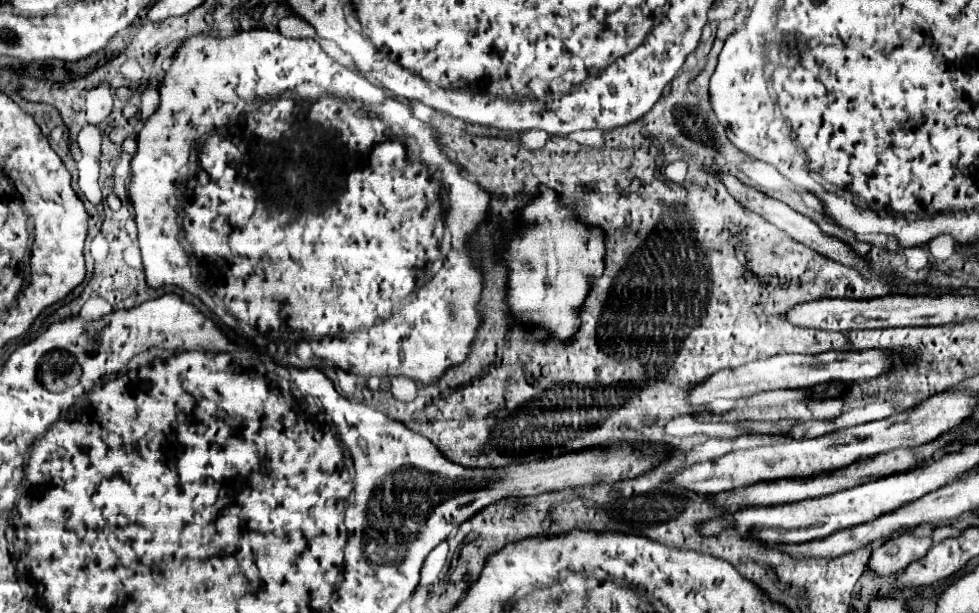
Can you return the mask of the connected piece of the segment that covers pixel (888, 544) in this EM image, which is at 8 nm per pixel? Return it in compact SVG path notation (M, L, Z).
M904 532L898 538L886 540L878 548L874 548L868 566L878 574L890 574L896 570L904 570L914 560L922 558L932 546L930 536L914 536L912 532Z

